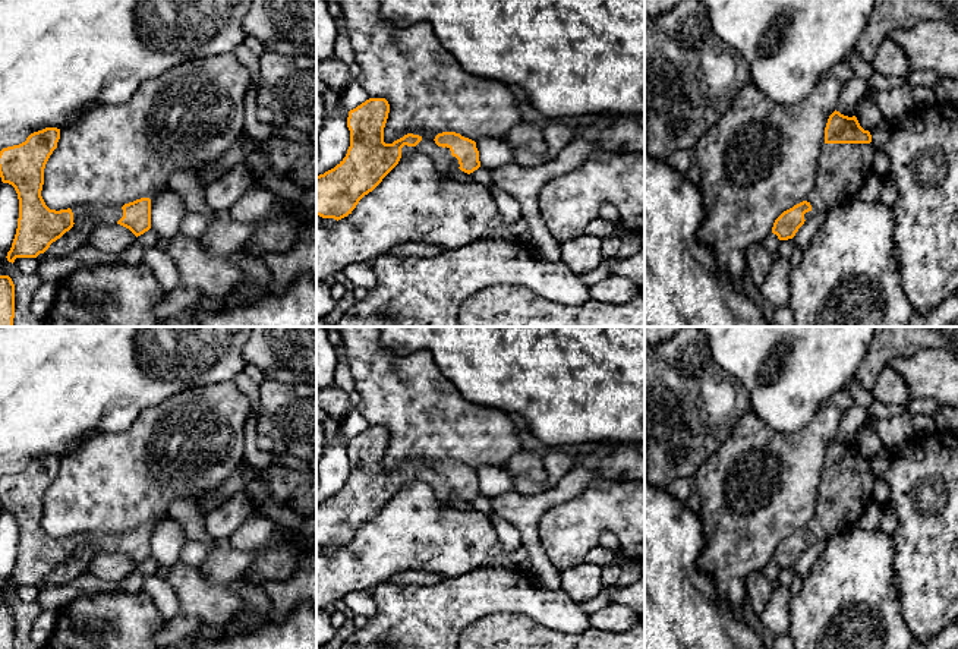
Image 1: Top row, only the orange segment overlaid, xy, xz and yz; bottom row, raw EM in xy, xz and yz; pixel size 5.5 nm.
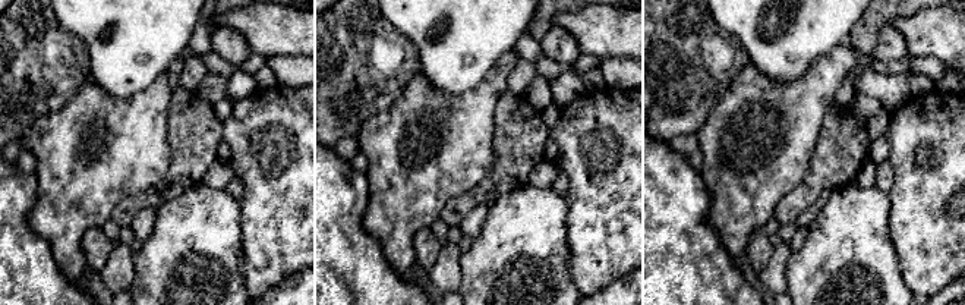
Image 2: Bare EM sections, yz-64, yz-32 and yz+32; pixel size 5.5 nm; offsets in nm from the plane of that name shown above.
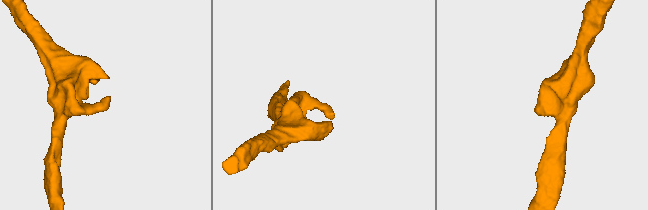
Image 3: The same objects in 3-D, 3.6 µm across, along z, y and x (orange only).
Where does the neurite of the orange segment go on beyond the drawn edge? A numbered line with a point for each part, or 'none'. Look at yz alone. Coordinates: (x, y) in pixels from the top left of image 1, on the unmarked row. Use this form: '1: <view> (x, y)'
1: yz (843, 495)

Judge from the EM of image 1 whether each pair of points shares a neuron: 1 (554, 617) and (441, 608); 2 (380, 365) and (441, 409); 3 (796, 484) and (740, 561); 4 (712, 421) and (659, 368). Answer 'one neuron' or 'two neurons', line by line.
1: one neuron
2: one neuron
3: one neuron
4: one neuron

